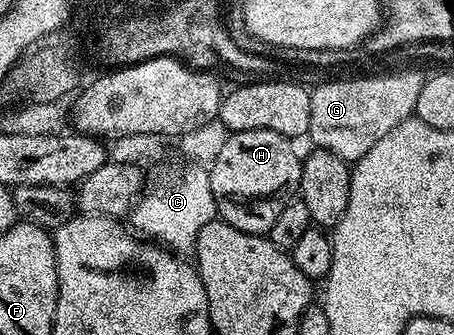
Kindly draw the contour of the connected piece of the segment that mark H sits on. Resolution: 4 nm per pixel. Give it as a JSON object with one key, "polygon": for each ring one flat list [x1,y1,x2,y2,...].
{"polygon":[[237,130,225,140,215,162,209,166,215,208,222,221,228,222,241,232,270,235,277,216,281,216,281,208,285,208,292,202,293,195,299,188,303,163,301,154,298,154,291,146,294,146,292,139,272,130]]}

